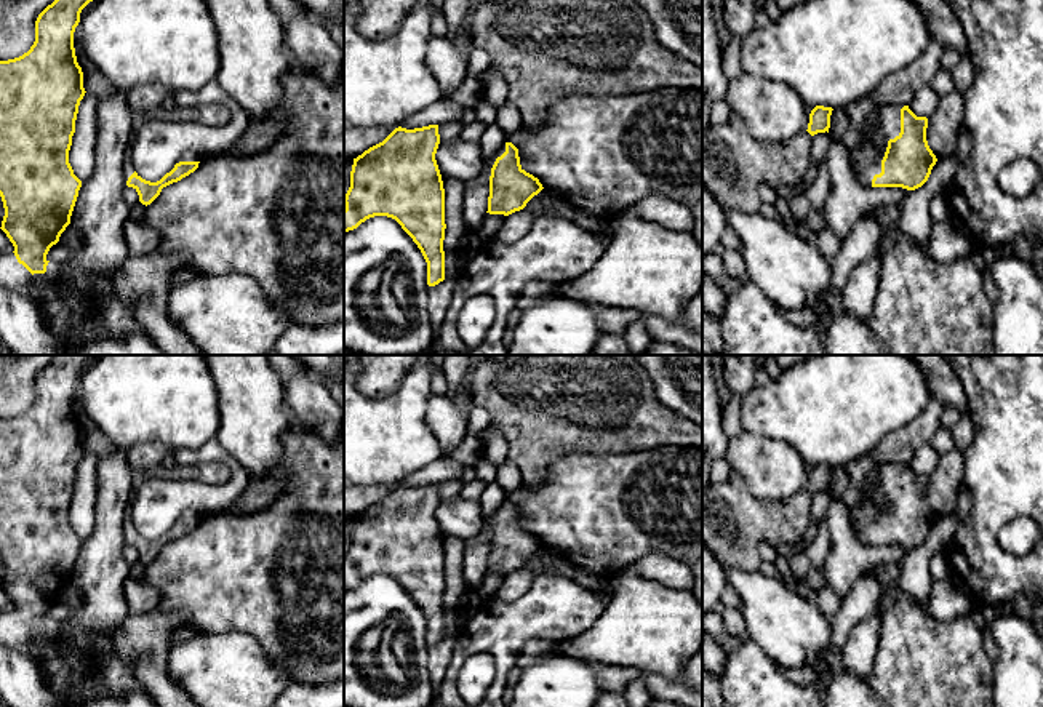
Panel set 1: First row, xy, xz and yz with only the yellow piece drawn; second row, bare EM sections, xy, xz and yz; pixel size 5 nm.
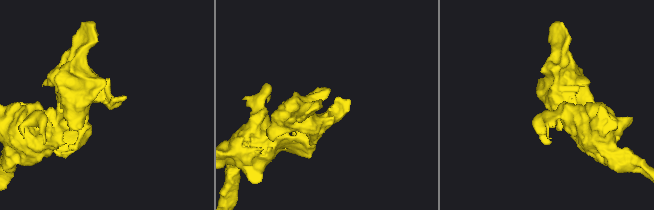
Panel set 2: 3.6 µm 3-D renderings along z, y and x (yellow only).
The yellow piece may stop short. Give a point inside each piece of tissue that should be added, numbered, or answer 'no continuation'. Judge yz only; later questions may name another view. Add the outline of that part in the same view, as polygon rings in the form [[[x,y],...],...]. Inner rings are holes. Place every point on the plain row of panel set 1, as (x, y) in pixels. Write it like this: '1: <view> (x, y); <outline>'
1: yz (890, 474); [[[902,462],[880,465],[880,496],[885,499],[894,497],[901,491],[901,467]]]

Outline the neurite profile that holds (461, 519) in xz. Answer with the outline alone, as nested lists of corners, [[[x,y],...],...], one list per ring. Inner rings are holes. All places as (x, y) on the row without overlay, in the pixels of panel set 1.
[[[453,499],[438,502],[435,518],[445,536],[469,541],[483,528],[482,507],[478,501]]]

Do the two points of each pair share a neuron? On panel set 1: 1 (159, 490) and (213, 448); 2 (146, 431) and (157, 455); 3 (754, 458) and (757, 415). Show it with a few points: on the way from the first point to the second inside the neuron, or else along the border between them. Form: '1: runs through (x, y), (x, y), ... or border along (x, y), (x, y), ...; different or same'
1: runs through (186, 495), (219, 495), (234, 480), (234, 474); same
2: border along (125, 450), (139, 443), (162, 443), (171, 451); different
3: border along (744, 431), (781, 440), (791, 447); different

